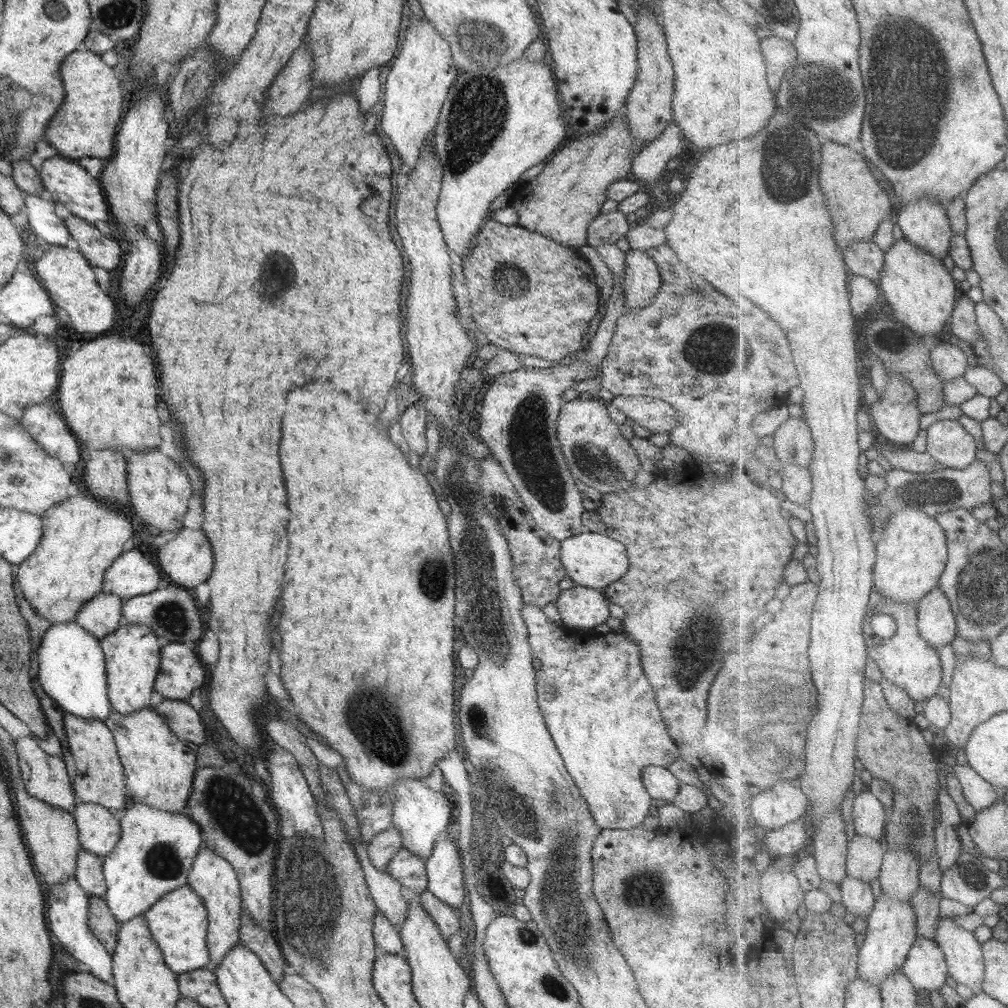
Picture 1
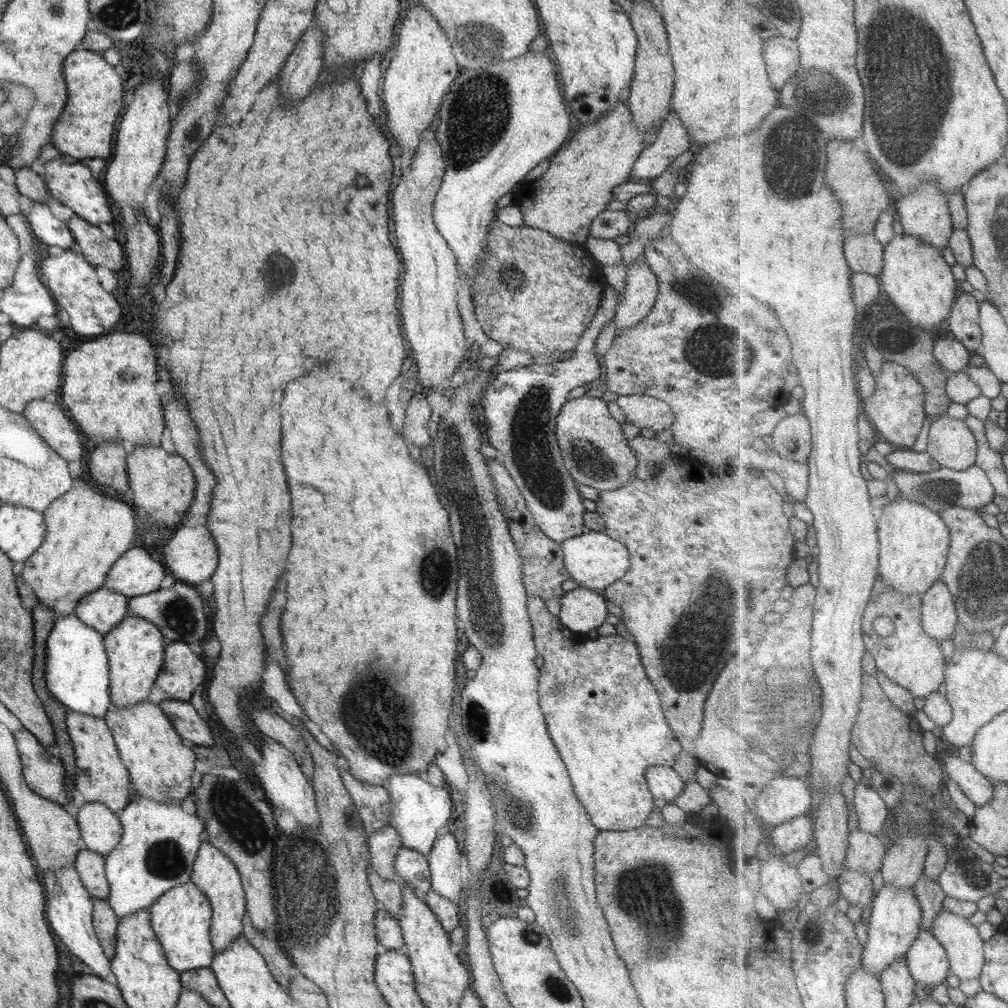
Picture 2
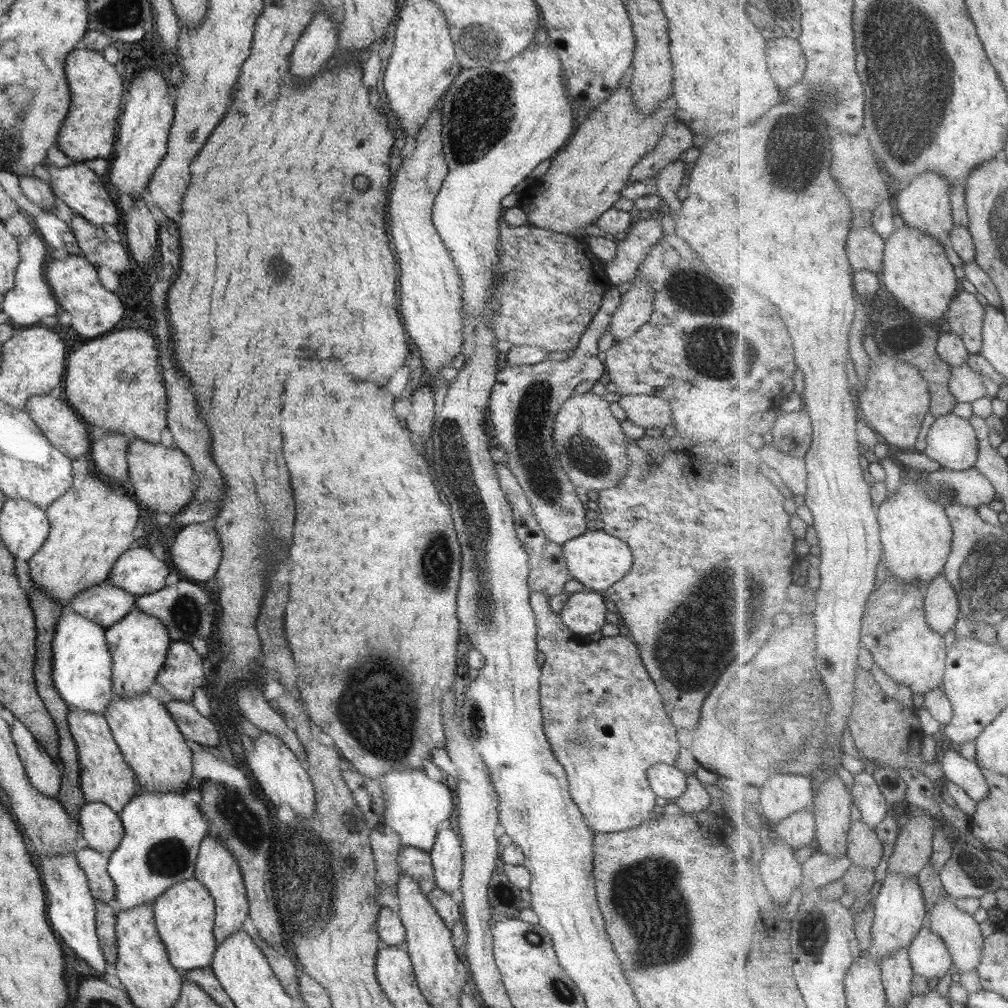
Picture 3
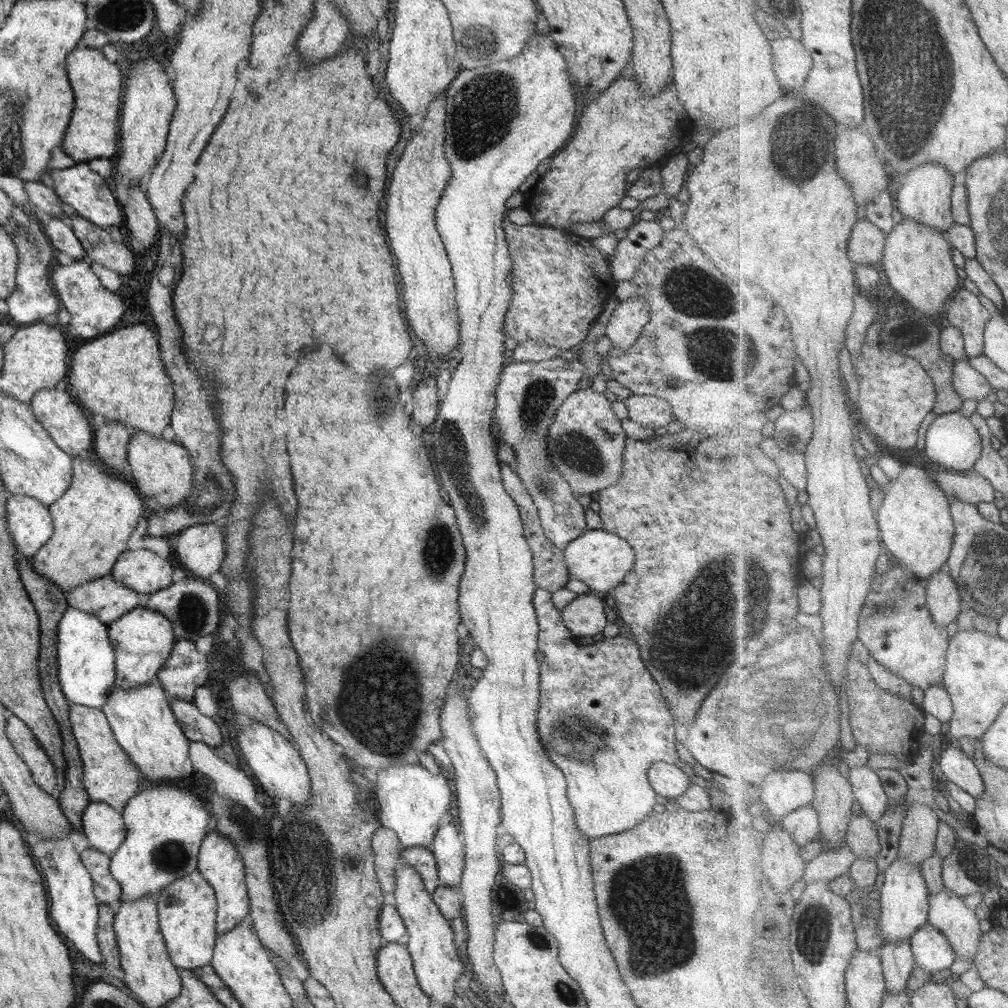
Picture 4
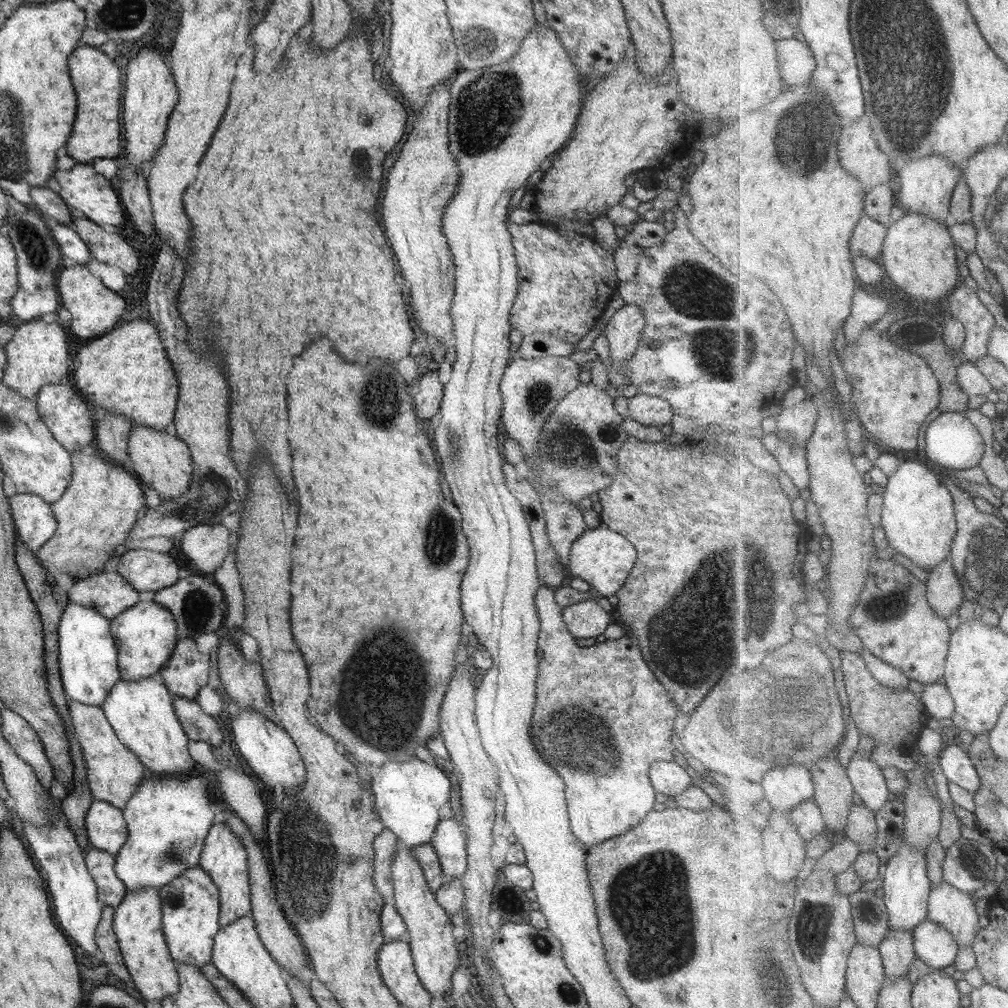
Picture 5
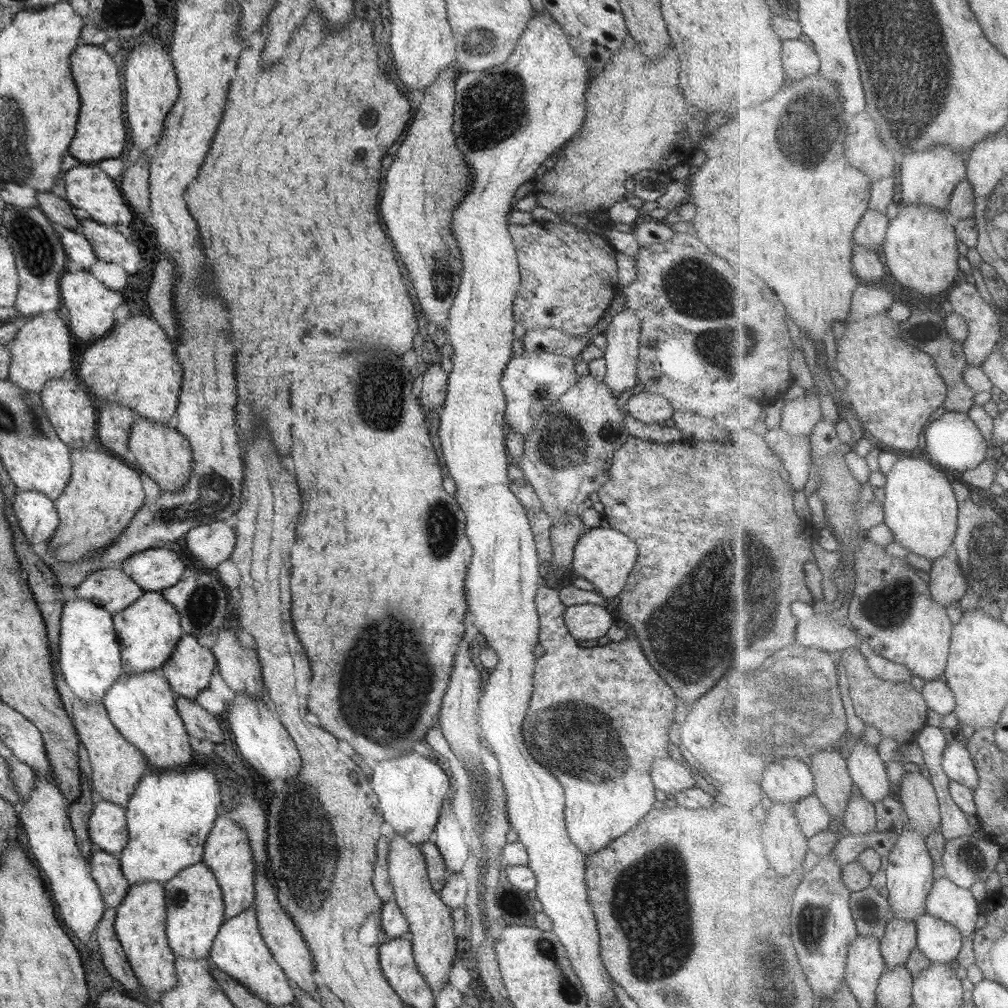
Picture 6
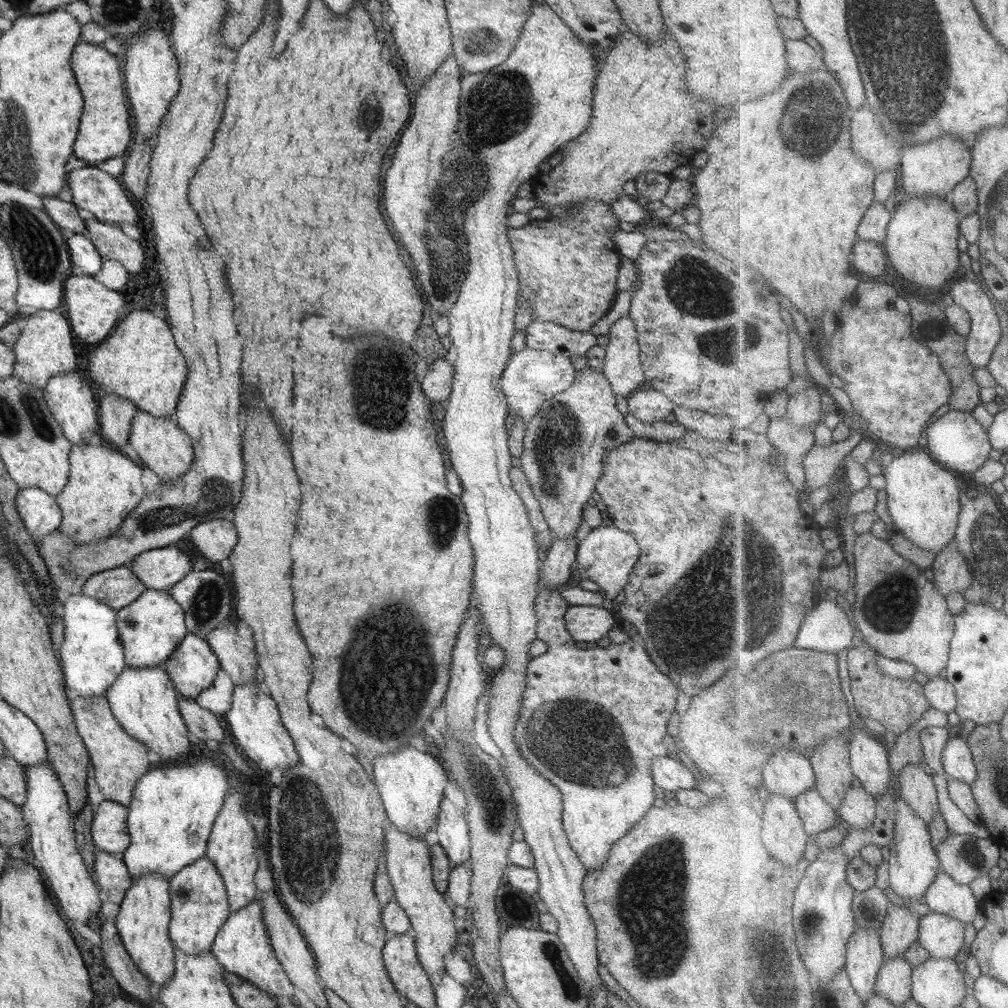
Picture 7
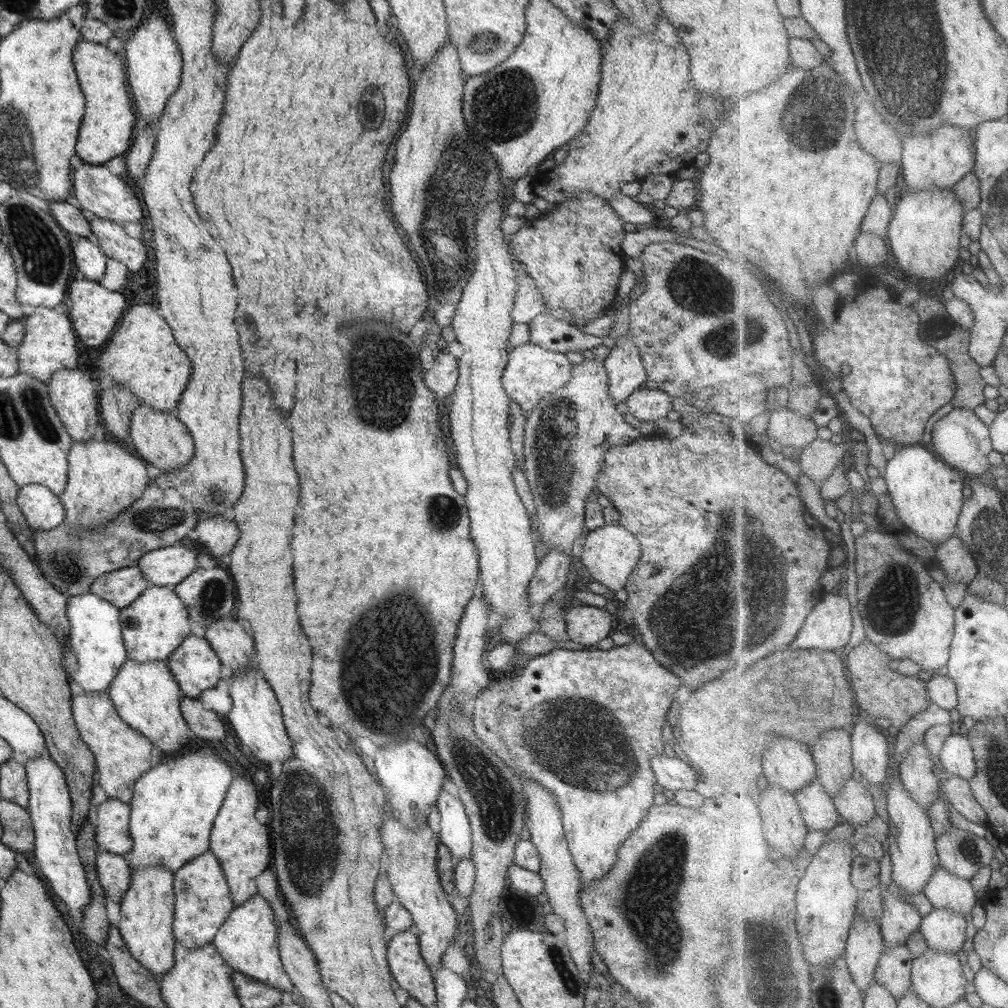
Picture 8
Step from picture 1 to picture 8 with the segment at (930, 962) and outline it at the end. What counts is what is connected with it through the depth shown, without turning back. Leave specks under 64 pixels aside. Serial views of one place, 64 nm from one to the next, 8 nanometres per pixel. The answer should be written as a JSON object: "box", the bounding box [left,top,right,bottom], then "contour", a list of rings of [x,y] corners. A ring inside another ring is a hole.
{"box":[921,908,969,952],"contour":[[[934,908],[923,919],[921,932],[929,948],[939,952],[960,952],[968,942],[969,916],[958,910]]]}

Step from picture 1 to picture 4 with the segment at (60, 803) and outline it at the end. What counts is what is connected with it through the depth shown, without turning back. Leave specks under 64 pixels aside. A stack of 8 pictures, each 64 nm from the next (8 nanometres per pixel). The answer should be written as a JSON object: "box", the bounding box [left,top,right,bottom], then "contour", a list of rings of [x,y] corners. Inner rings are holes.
{"box":[6,715,56,795],"contour":[[[15,715],[6,720],[6,734],[15,752],[30,769],[34,782],[49,795],[56,790],[56,767],[36,741],[28,725]]]}

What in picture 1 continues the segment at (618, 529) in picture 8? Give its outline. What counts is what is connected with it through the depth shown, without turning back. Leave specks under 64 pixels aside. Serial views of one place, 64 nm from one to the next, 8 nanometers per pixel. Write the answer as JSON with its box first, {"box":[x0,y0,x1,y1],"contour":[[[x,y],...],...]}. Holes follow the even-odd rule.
{"box":[560,530,629,591],"contour":[[[586,530],[561,540],[560,544],[560,560],[566,569],[566,577],[571,578],[577,585],[601,591],[628,572],[629,558],[625,545],[607,534]]]}

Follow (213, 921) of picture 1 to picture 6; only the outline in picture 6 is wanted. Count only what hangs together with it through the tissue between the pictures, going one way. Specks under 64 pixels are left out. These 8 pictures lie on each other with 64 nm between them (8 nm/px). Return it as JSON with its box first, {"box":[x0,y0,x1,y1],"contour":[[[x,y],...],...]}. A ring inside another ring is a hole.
{"box":[201,816,256,920],"contour":[[[218,816],[212,831],[210,831],[206,839],[201,862],[207,864],[207,867],[219,882],[224,901],[225,920],[234,918],[237,914],[242,914],[253,906],[256,862],[253,858],[248,833],[244,831],[244,827],[240,823],[228,818],[219,818]]]}

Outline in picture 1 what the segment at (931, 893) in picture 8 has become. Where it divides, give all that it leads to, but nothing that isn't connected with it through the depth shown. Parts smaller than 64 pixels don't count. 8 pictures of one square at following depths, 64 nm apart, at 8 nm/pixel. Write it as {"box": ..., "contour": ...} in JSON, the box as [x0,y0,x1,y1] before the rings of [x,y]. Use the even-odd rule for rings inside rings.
{"box":[936,917,987,995],"contour":[[[955,917],[941,919],[936,940],[947,954],[951,976],[978,995],[985,990],[987,958],[974,930],[966,930]]]}

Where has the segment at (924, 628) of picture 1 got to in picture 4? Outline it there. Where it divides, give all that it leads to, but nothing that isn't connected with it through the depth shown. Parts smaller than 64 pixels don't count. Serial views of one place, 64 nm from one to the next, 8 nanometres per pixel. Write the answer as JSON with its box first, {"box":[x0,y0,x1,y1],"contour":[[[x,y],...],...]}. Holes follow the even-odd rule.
{"box":[929,568,963,626],"contour":[[[949,568],[941,570],[930,578],[929,606],[932,616],[940,626],[958,622],[963,613],[962,591],[951,575]]]}

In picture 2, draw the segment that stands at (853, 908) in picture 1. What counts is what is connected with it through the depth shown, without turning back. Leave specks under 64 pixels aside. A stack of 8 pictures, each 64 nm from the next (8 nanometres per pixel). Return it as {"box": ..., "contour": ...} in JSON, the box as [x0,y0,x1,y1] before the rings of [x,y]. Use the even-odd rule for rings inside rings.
{"box":[839,869,876,913],"contour":[[[846,869],[839,882],[842,896],[852,905],[860,906],[866,913],[873,910],[872,904],[876,899],[874,878]]]}

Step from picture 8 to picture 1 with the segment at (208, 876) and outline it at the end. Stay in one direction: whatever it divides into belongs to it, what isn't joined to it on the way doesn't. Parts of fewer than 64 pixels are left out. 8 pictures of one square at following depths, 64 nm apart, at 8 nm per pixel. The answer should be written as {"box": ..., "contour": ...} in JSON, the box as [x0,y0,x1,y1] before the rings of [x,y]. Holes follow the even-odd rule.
{"box":[142,885,209,975],"contour":[[[188,885],[166,893],[142,915],[170,970],[179,975],[190,970],[205,969],[209,965],[207,910],[202,899]]]}

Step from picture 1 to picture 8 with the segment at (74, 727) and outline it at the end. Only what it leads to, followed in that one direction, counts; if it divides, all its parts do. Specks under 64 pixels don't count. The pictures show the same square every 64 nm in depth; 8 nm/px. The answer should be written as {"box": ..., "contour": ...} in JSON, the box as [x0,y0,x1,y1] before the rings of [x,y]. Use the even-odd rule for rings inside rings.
{"box":[71,691,157,803],"contour":[[[106,691],[82,696],[72,695],[71,710],[82,741],[96,758],[98,784],[105,790],[109,799],[115,798],[129,803],[133,797],[134,783],[157,761],[156,747],[148,741],[148,738],[132,730],[120,719],[114,702]]]}

